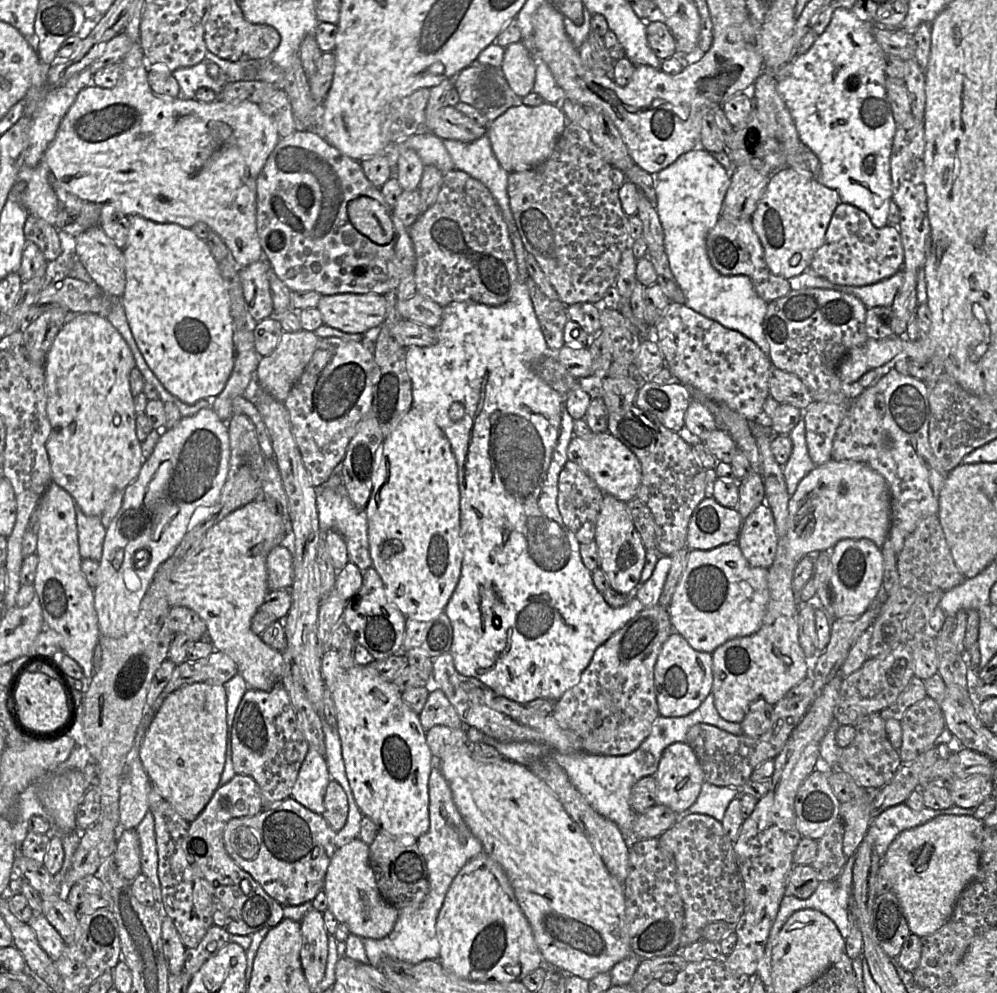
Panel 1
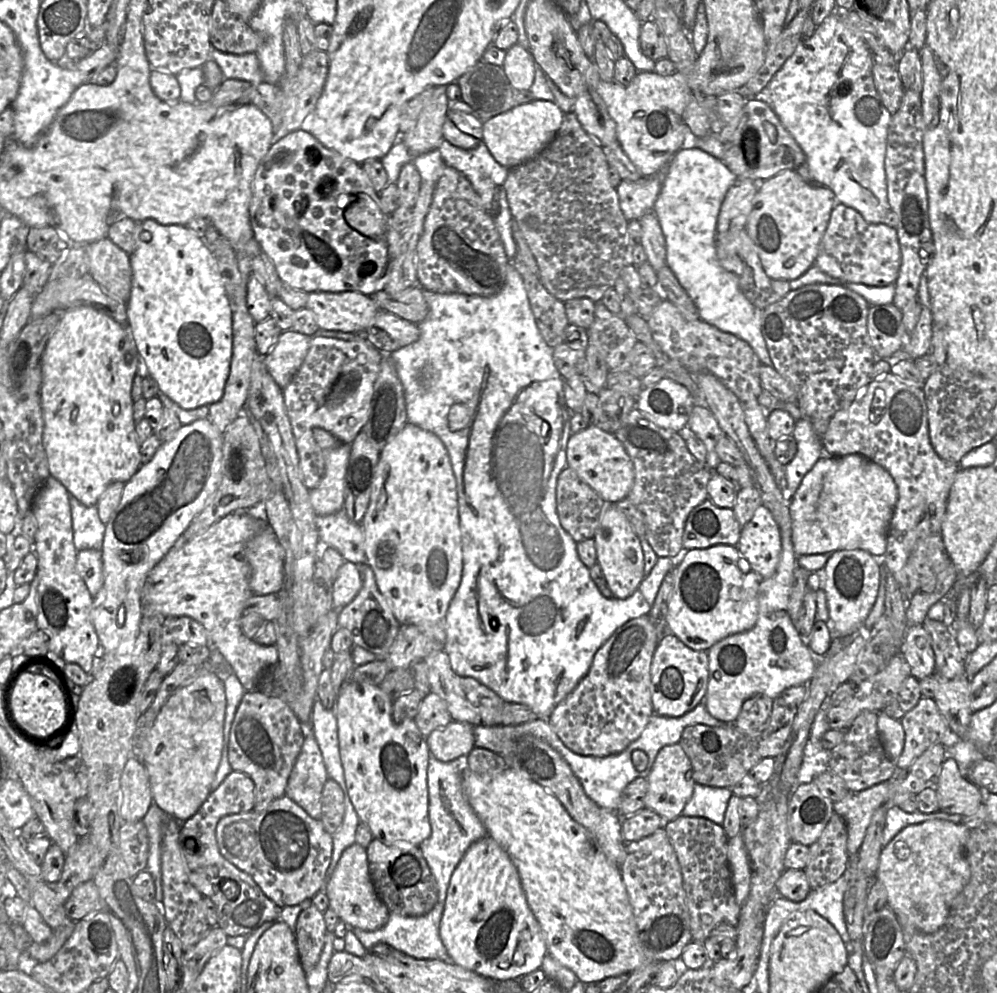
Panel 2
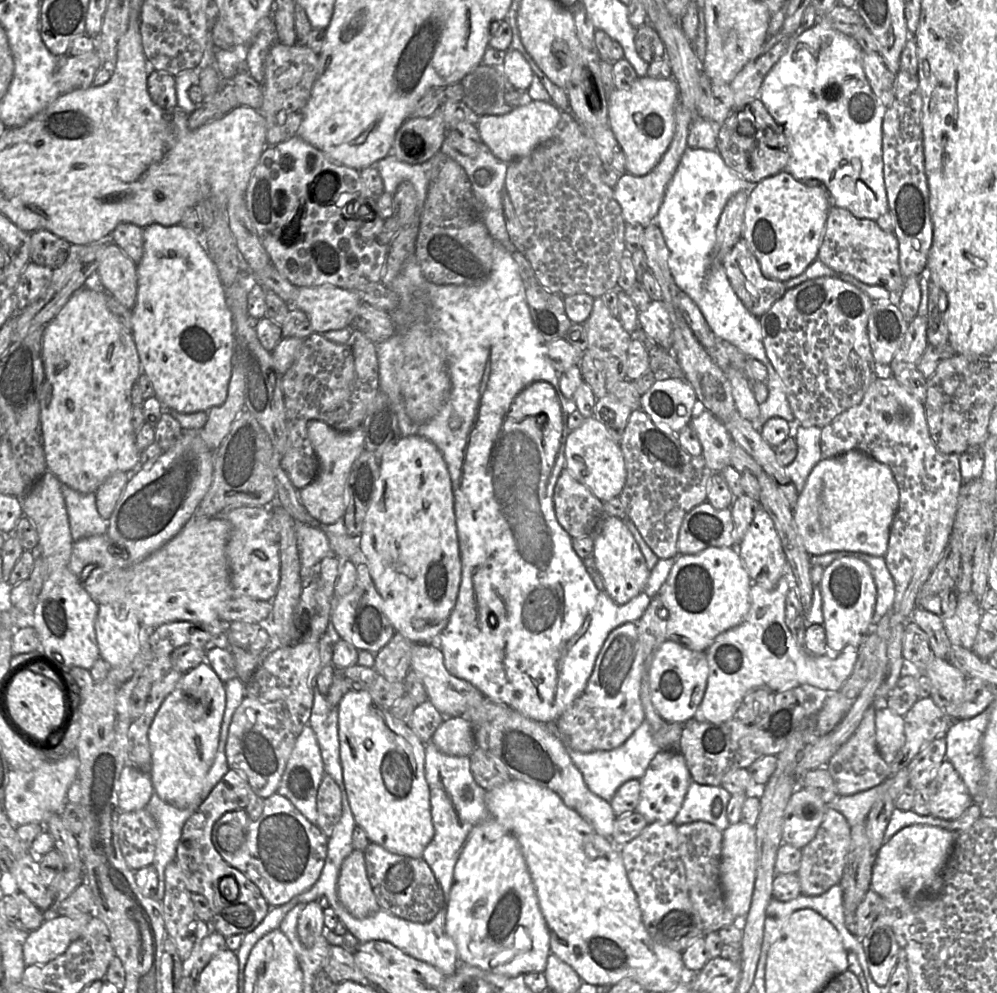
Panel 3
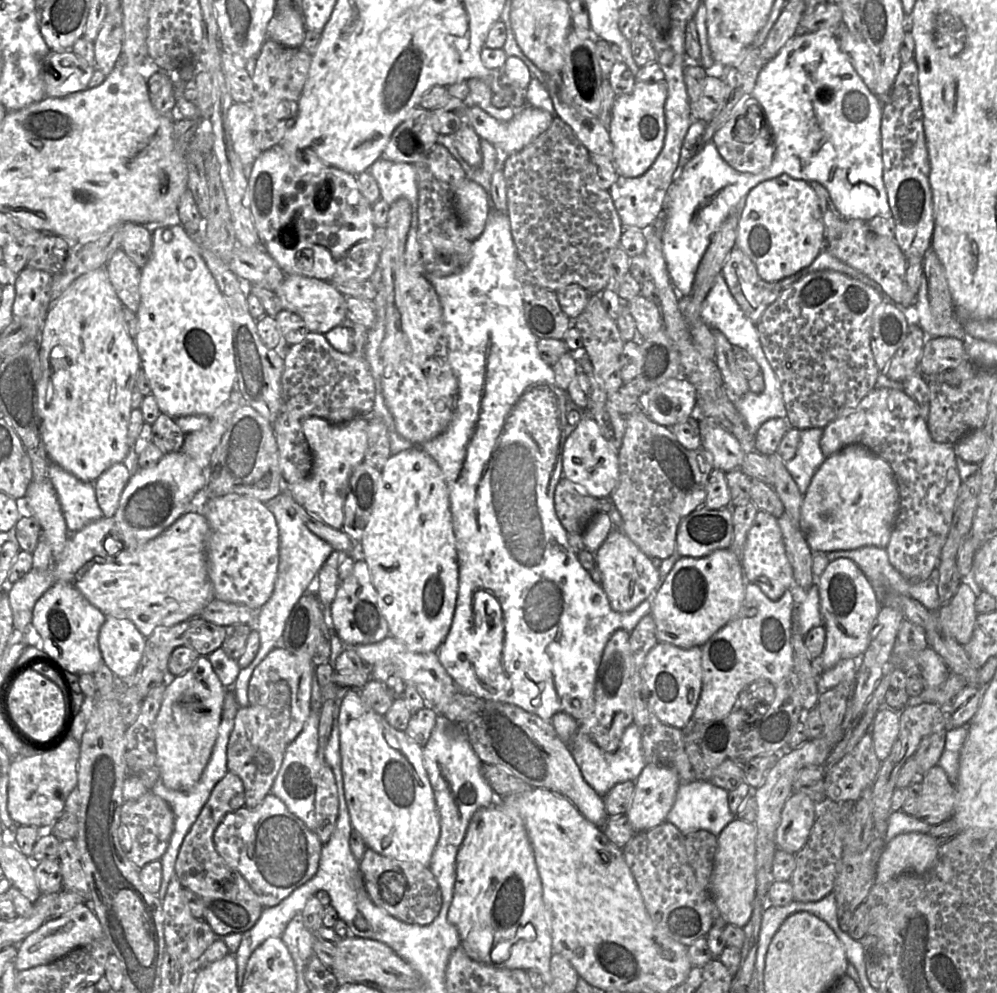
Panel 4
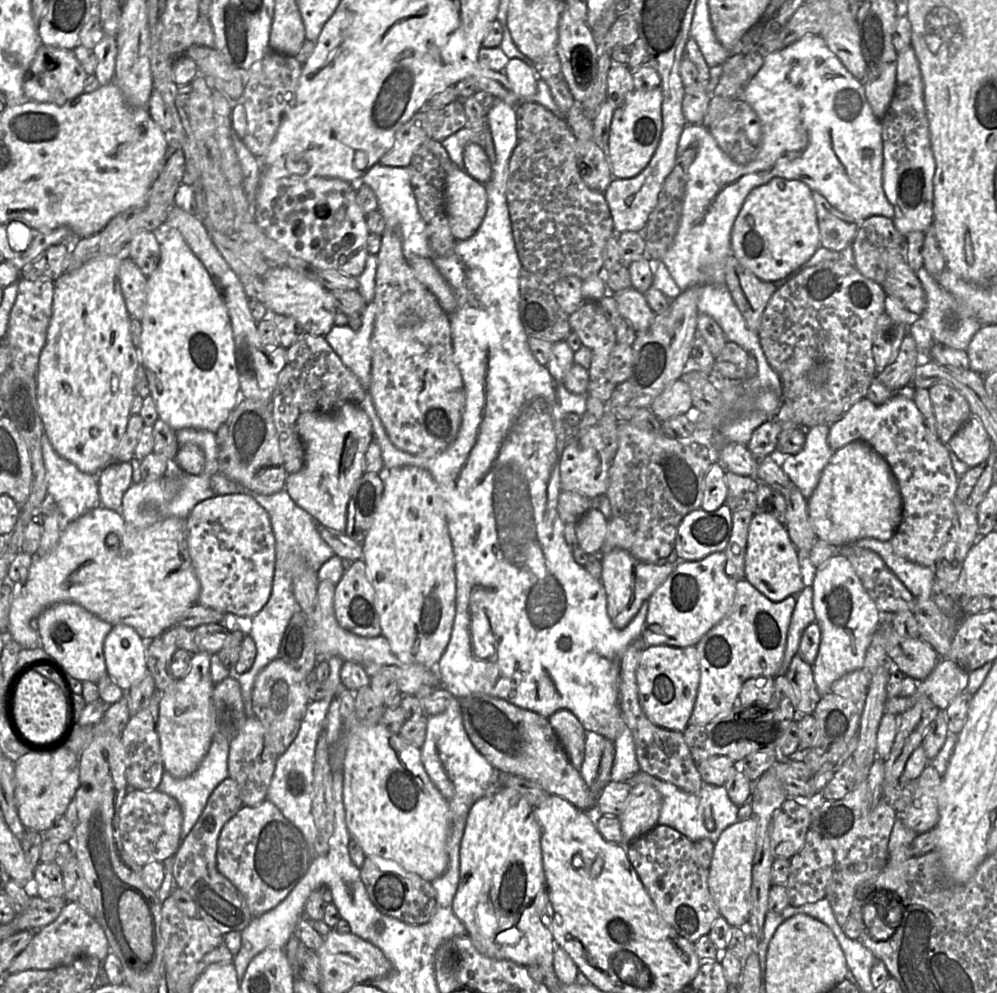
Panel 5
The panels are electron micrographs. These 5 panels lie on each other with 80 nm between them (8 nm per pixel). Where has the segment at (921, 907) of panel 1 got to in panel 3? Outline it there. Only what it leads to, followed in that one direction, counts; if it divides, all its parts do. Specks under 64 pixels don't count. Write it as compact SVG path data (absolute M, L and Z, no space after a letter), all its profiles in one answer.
M915 824L899 830L889 841L882 844L875 856L871 889L884 901L894 905L935 894L937 880L957 834L942 827L924 824Z

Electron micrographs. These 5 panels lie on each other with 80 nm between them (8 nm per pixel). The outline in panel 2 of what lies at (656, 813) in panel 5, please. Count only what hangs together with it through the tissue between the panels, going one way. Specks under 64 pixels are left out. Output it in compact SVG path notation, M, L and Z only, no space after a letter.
M679 743L665 746L659 751L647 780L645 808L655 811L667 822L681 816L693 795L695 781L691 761Z

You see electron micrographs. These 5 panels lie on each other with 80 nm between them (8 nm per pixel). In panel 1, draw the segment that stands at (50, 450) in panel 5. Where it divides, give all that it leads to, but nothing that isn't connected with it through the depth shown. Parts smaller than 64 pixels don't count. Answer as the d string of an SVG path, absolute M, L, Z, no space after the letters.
M75 502L79 552L82 559L100 562L106 530L99 516L87 516Z

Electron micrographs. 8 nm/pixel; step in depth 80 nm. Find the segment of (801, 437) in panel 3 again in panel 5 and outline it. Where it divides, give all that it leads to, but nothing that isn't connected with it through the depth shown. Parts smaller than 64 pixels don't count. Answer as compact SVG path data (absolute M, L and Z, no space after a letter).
M819 425L807 429L805 445L796 455L781 456L778 452L771 455L807 500L834 453L828 445L830 426Z

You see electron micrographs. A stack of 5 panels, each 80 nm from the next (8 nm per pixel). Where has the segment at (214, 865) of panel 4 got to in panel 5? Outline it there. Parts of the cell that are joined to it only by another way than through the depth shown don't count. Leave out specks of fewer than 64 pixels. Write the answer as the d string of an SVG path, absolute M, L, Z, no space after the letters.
M227 777L212 792L199 819L173 857L175 886L190 894L196 904L198 917L222 935L232 931L241 932L254 918L243 894L217 867L220 832L242 806L238 784L231 777Z

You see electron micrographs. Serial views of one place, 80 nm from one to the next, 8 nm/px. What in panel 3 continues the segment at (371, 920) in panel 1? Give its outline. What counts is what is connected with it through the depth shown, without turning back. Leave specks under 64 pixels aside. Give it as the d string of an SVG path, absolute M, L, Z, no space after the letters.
M354 849L342 862L337 896L346 910L357 919L370 917L380 909L368 880L363 851Z

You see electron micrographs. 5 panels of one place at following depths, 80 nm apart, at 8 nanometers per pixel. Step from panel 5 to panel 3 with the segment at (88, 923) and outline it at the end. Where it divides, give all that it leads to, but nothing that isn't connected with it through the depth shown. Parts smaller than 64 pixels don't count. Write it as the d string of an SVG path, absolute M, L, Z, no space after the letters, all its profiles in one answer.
M77 914L45 919L38 929L23 938L25 966L46 964L64 953L80 937L93 916Z

